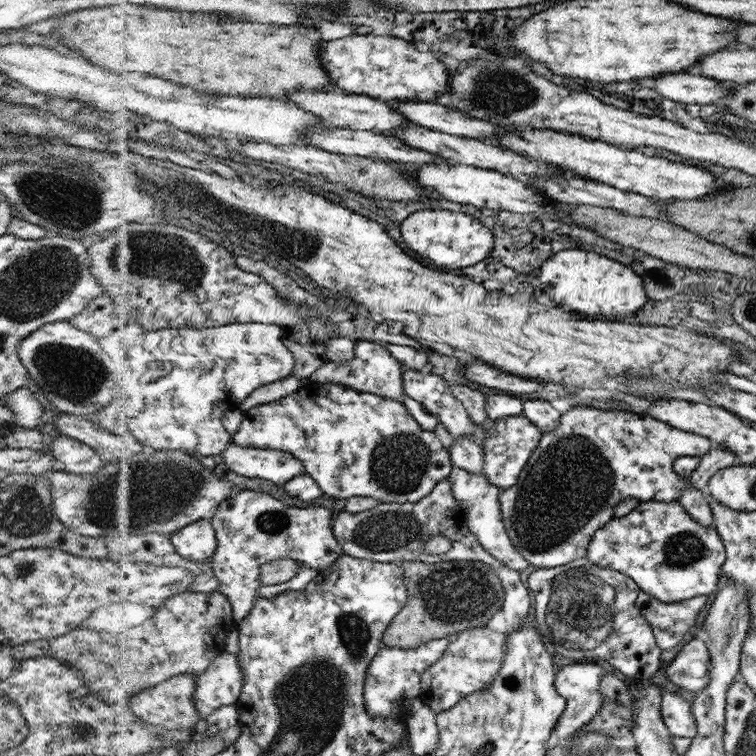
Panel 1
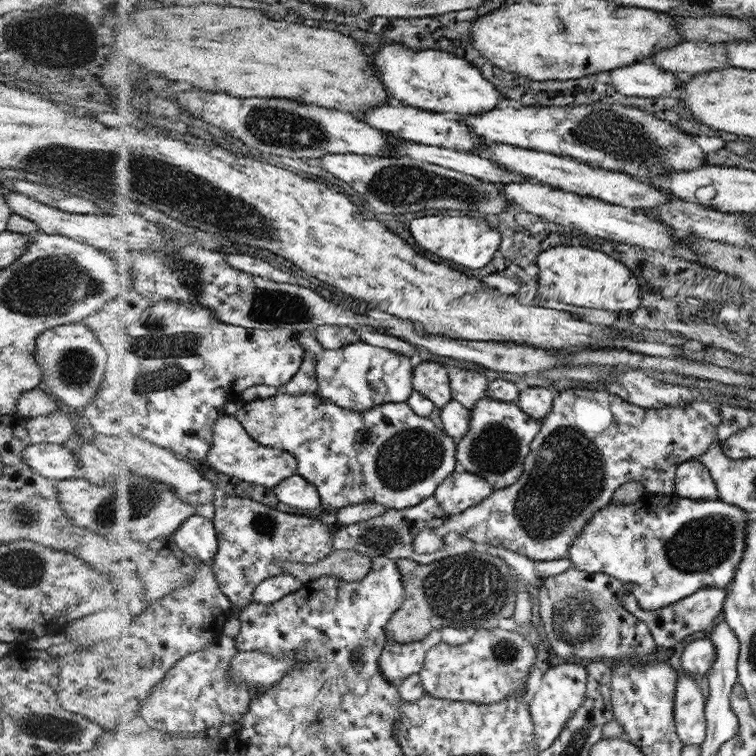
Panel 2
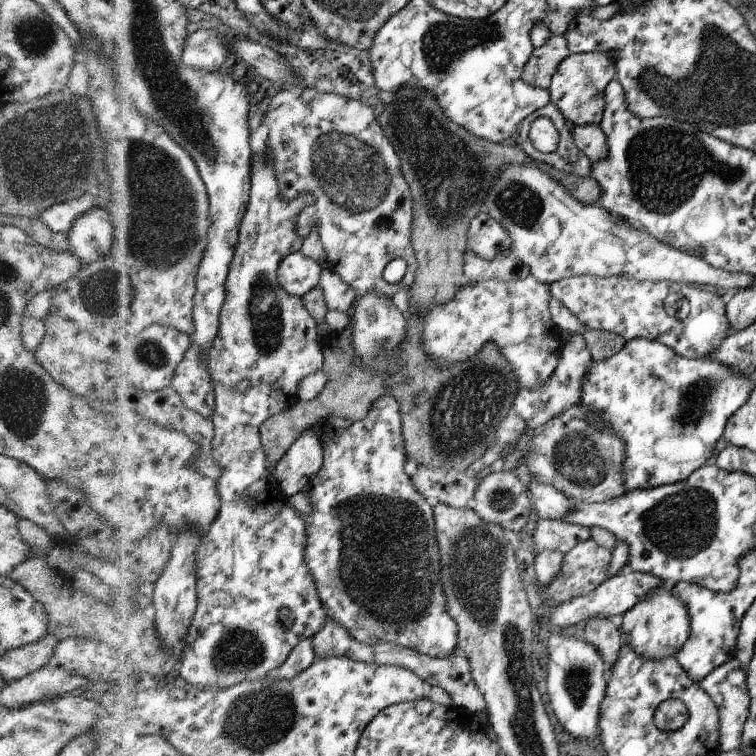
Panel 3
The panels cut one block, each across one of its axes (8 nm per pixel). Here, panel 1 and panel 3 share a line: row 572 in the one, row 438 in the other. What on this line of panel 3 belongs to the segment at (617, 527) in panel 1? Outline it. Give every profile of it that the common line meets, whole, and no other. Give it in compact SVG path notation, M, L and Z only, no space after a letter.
M634 338L624 343L623 348L613 354L607 360L592 363L587 374L583 378L581 385L581 402L577 405L583 405L588 408L585 413L588 416L588 421L600 429L603 425L609 425L612 431L620 436L620 439L626 444L626 458L623 464L625 474L625 491L635 489L648 489L659 485L674 483L684 478L687 478L691 473L699 469L704 464L705 460L711 456L715 442L724 434L724 426L727 424L728 418L740 408L747 400L749 391L754 387L746 375L733 373L720 362L714 361L707 357L701 359L688 359L678 355L676 351L671 350L668 346L662 345L660 342L650 341L647 339Z

